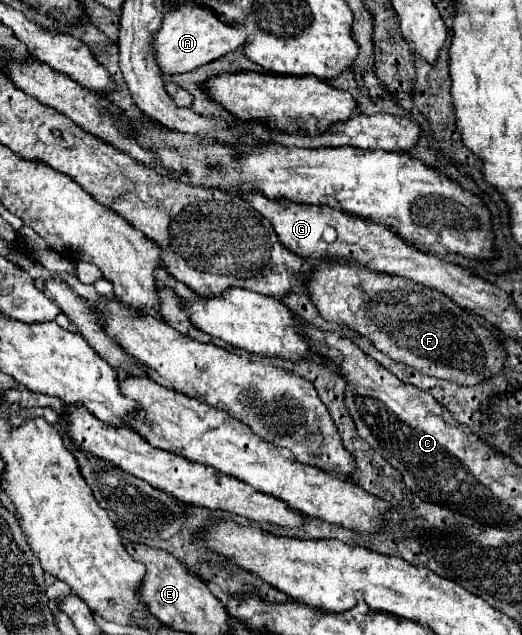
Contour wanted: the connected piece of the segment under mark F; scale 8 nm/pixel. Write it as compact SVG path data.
M332 261L330 267L328 263L316 265L304 287L324 319L352 327L370 339L384 355L432 377L474 387L482 377L488 379L496 375L506 359L506 351L496 341L496 335L486 329L476 315L444 293L410 279L370 271L358 263L344 265Z

